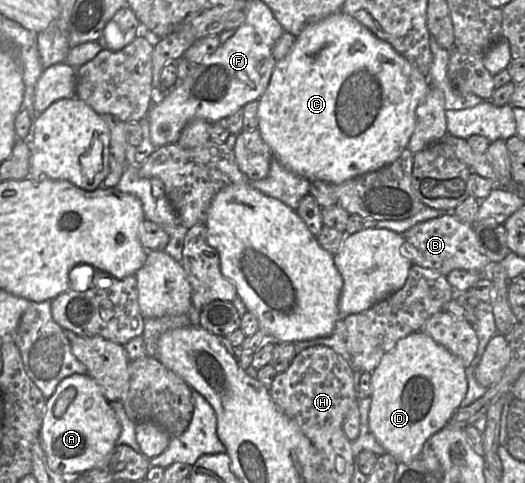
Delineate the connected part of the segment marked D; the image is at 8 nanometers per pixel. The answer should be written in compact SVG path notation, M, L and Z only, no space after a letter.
M424 330L402 337L393 349L383 355L379 365L372 371L369 427L385 452L393 456L398 463L410 463L419 458L426 441L448 424L467 394L466 368L460 357Z

